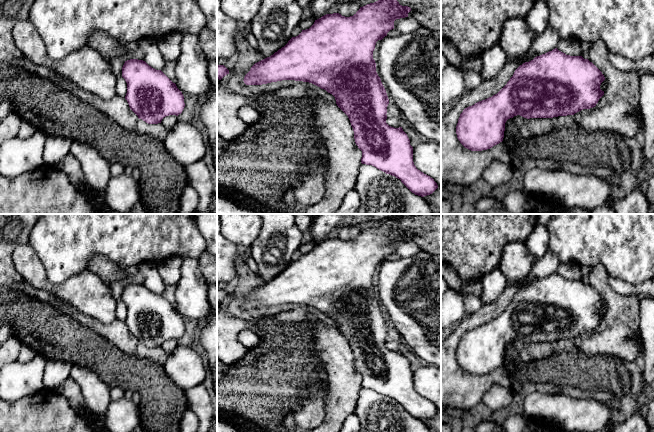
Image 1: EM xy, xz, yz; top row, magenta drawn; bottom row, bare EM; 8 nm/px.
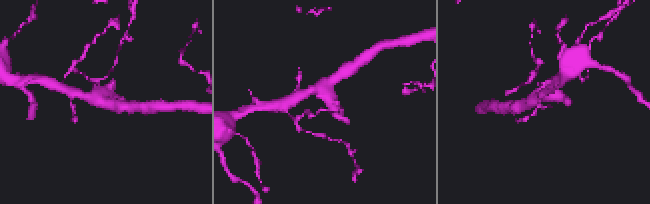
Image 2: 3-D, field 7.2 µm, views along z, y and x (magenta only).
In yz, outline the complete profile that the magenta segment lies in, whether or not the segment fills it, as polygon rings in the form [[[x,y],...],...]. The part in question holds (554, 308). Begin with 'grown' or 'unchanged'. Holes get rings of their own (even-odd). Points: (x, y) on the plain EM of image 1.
unchanged | [[[555,272],[520,289],[507,308],[497,318],[465,332],[460,338],[456,350],[457,362],[465,372],[471,375],[490,373],[503,365],[505,347],[514,340],[520,339],[527,343],[553,342],[574,339],[583,333],[595,331],[604,319],[604,315],[600,313],[600,309],[604,304],[605,301],[602,296],[588,283],[584,283],[582,280],[566,279]]]

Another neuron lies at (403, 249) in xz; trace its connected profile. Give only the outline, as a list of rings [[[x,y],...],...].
[[[411,241],[400,242],[394,245],[394,253],[400,257],[416,255],[419,252],[420,248]]]

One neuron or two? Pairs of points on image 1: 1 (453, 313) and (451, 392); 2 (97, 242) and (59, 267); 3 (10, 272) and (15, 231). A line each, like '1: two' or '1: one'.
1: two
2: one
3: one

